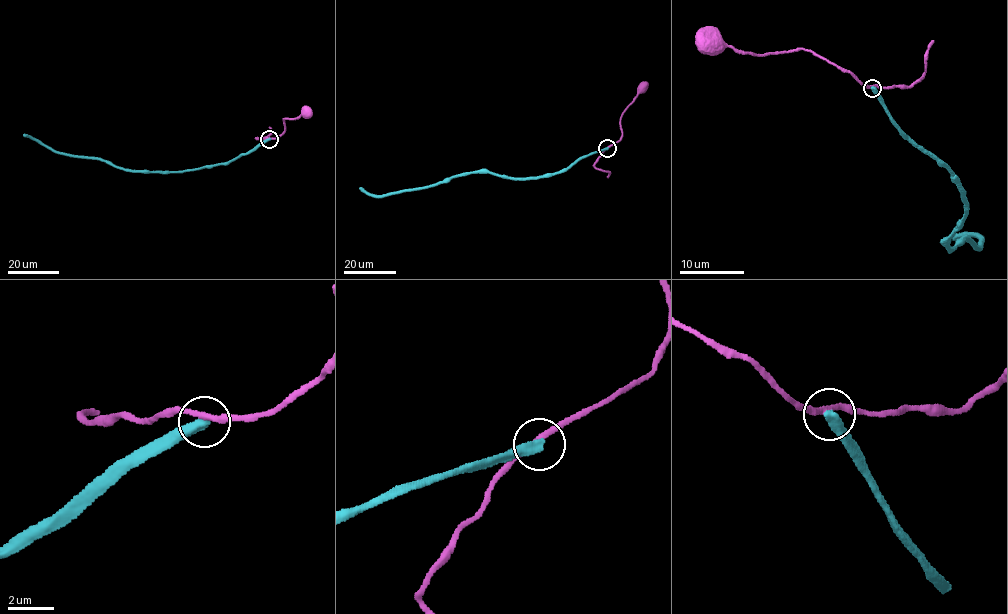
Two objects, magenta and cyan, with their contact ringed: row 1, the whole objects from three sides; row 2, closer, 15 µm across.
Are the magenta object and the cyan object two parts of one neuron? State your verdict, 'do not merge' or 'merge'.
do not merge

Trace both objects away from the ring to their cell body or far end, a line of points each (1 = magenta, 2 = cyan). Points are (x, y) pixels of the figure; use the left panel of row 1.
1: (269, 138), (282, 133), (284, 118), (296, 118), (307, 113)
2: (269, 138), (229, 162), (165, 172), (126, 171), (99, 159), (55, 152), (23, 134)

